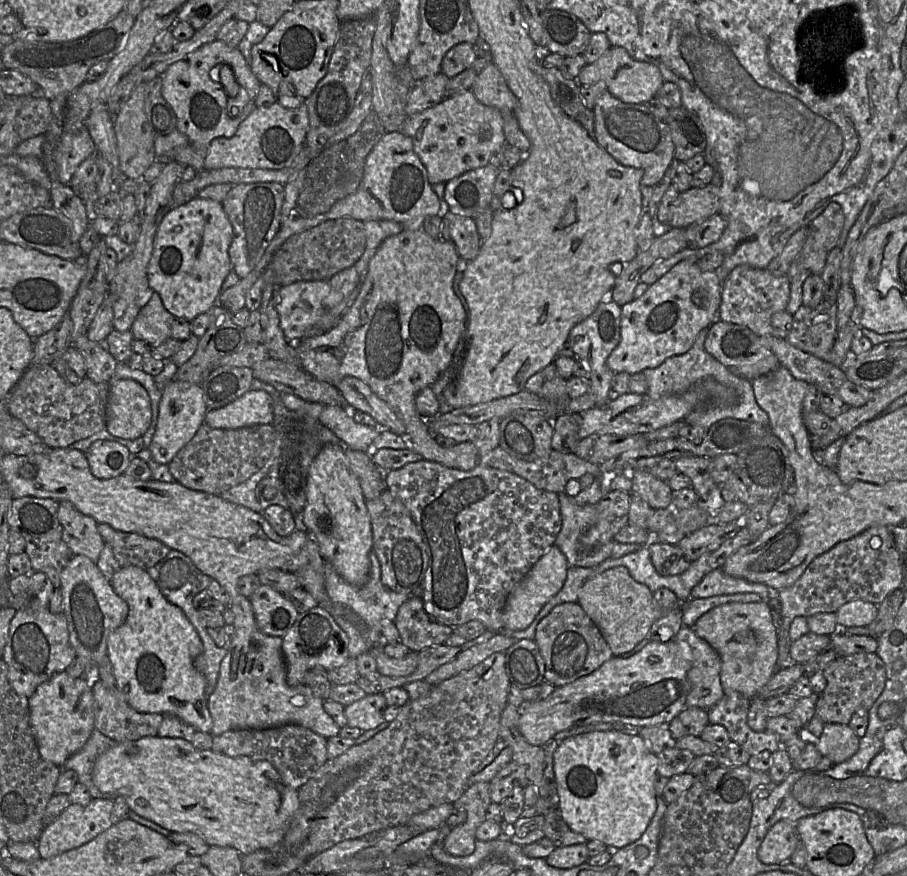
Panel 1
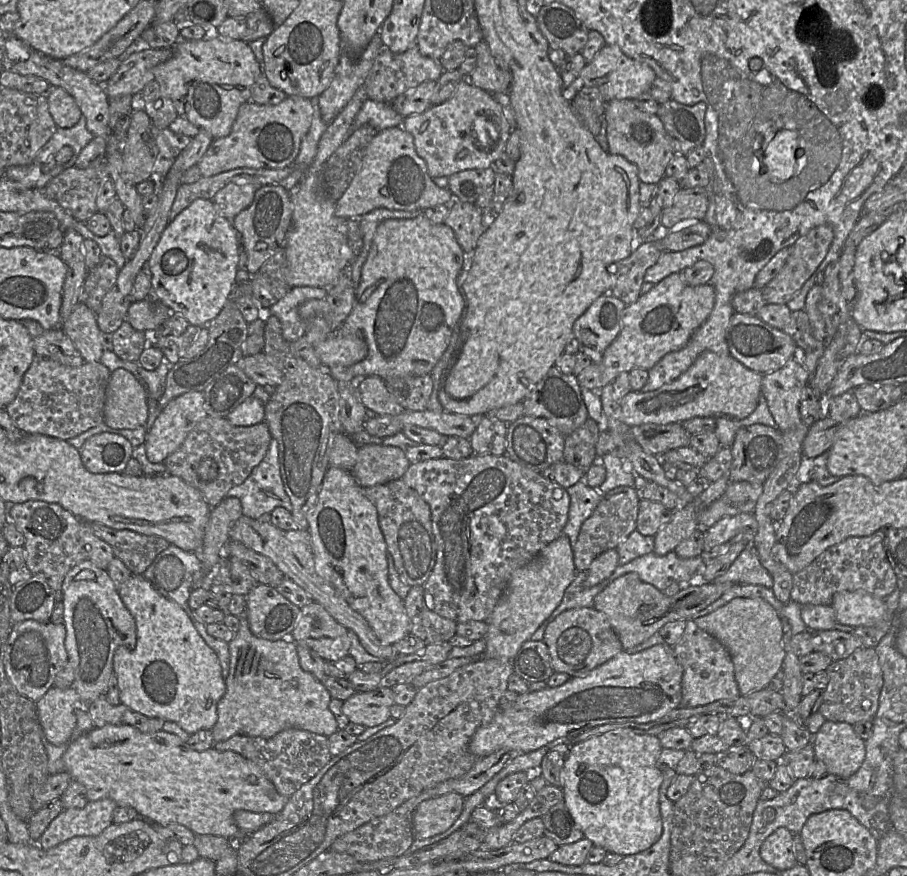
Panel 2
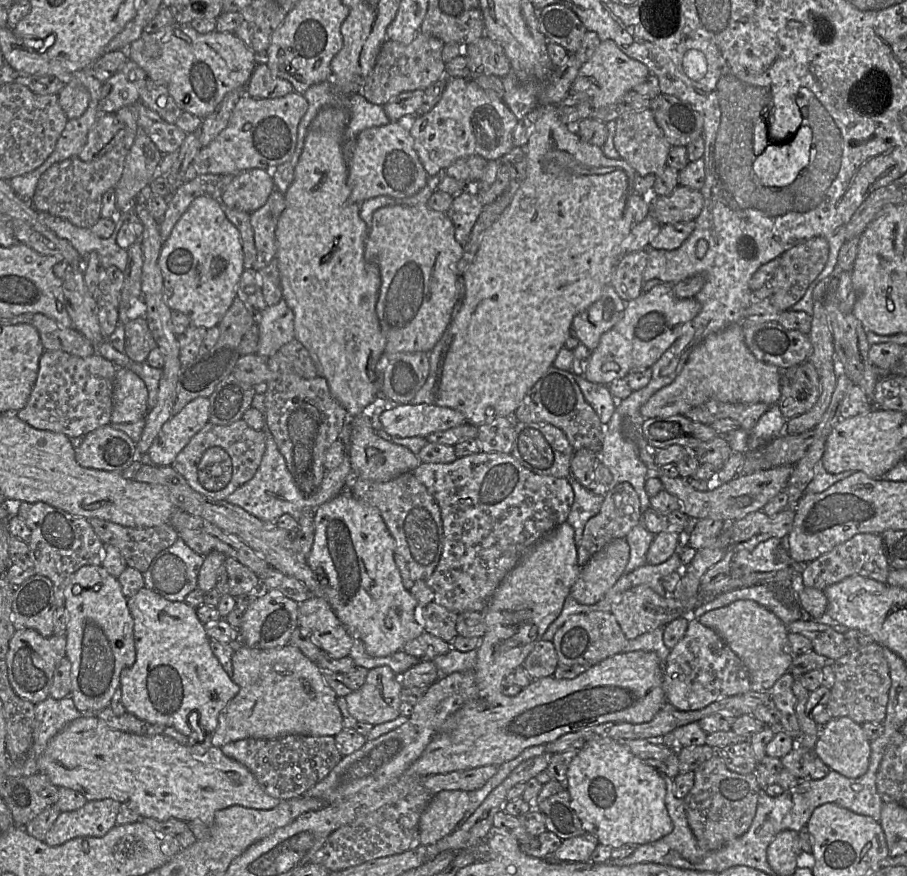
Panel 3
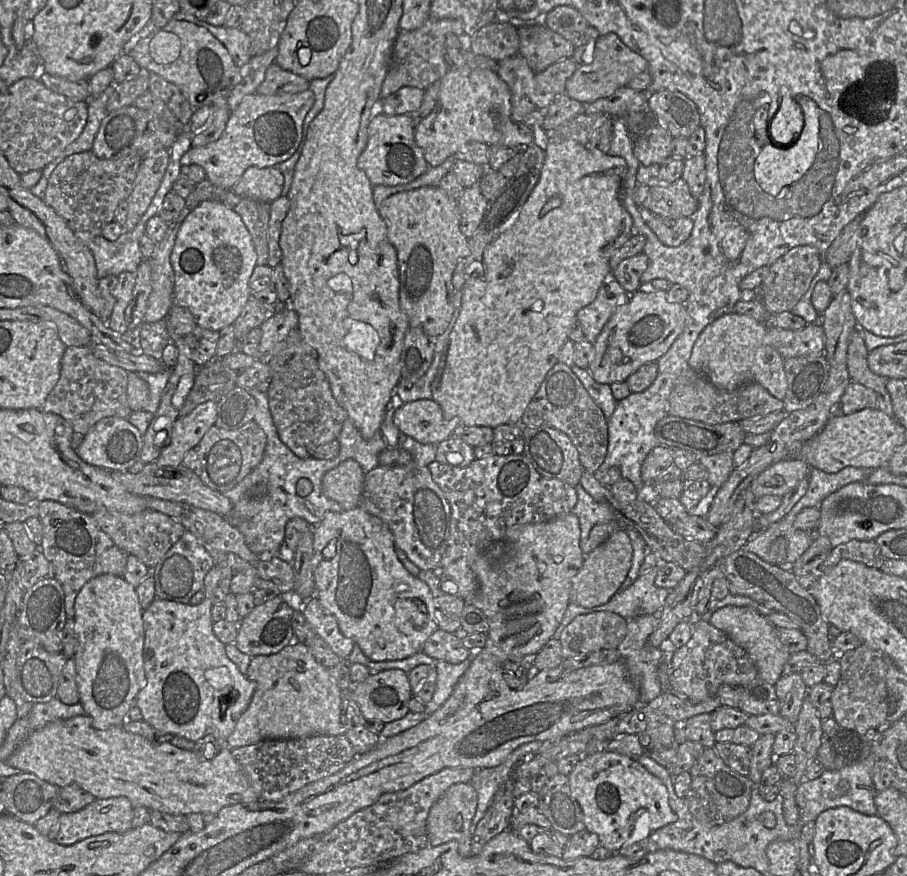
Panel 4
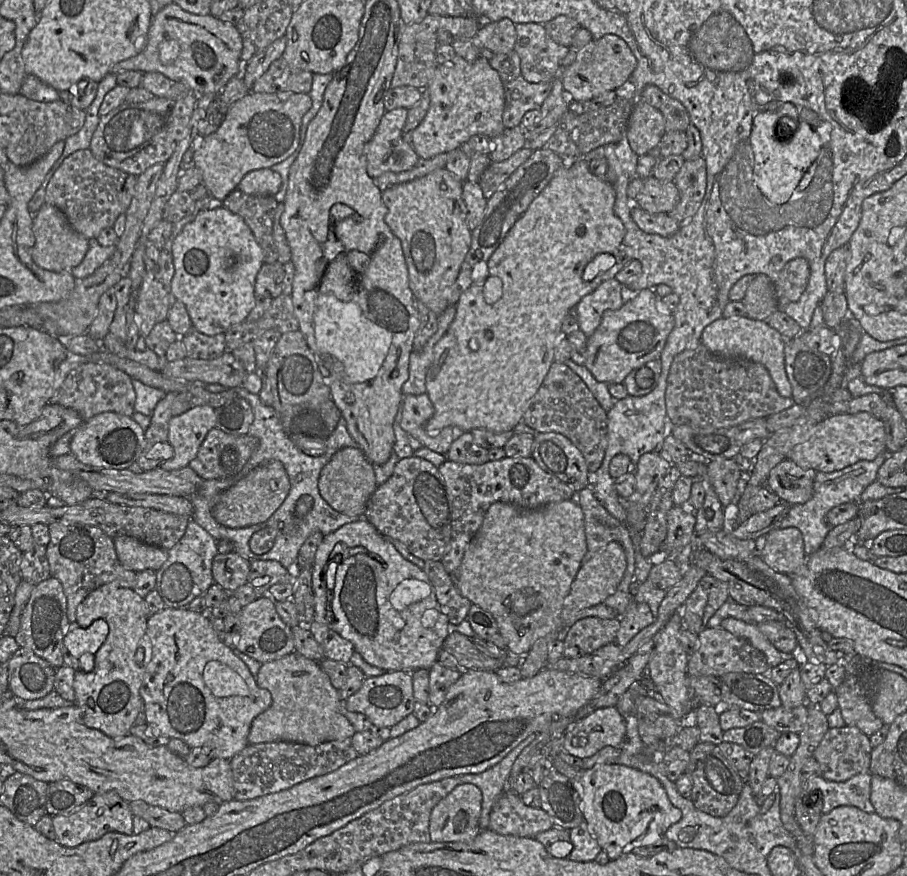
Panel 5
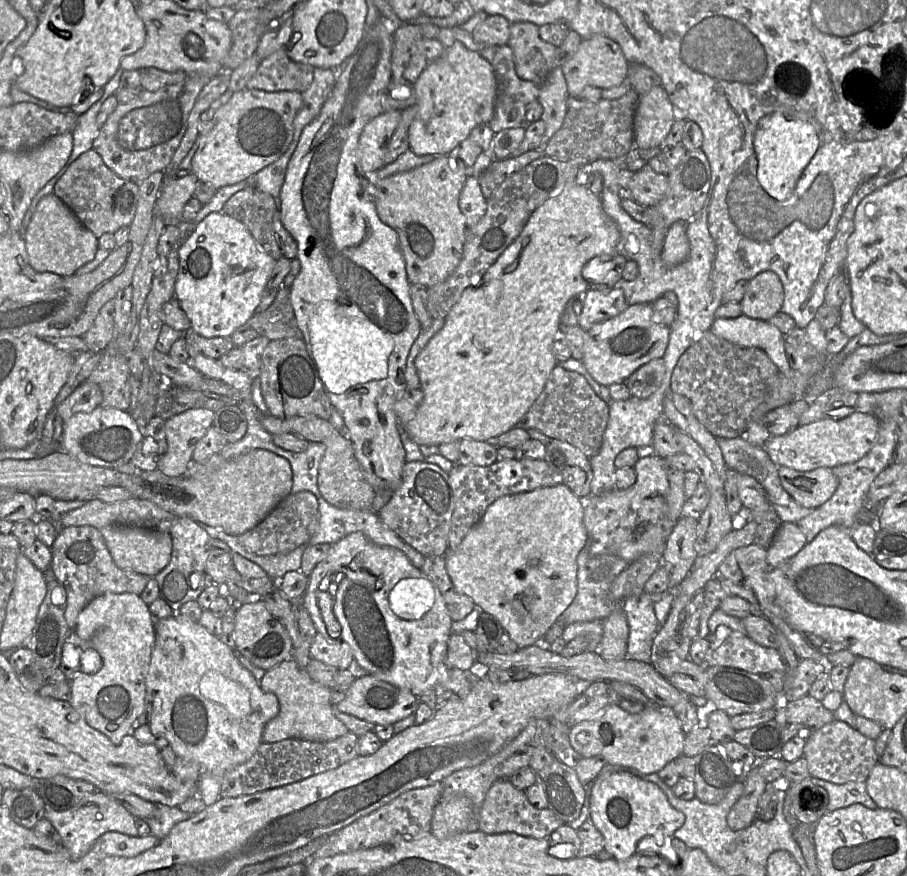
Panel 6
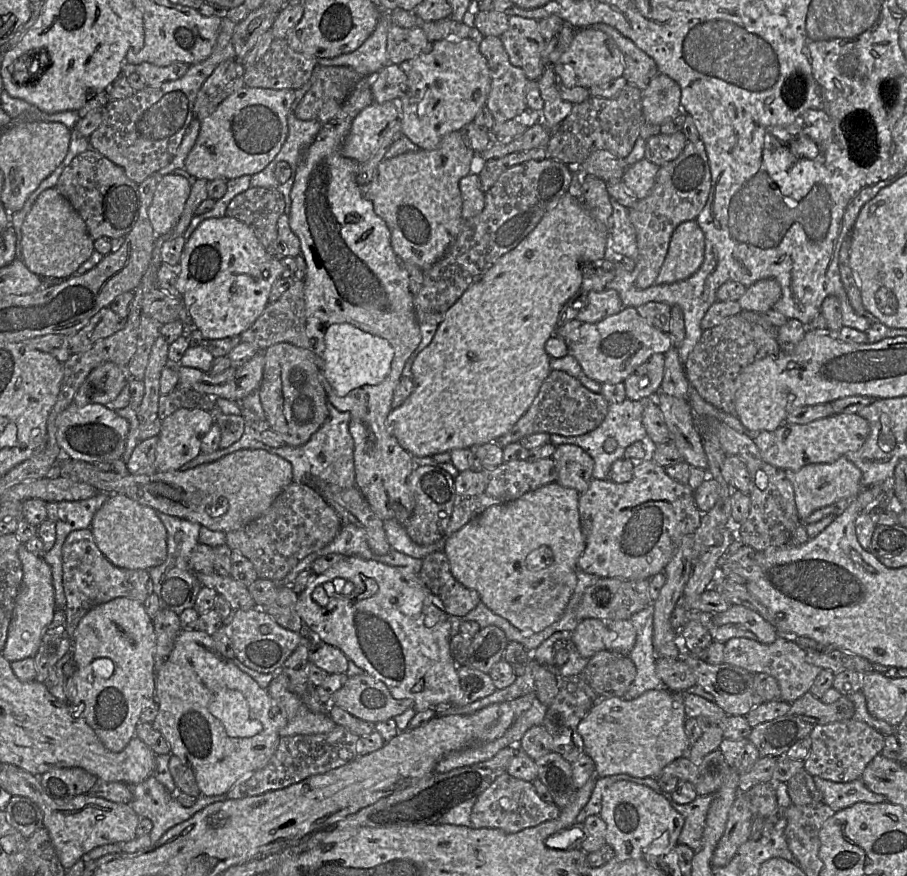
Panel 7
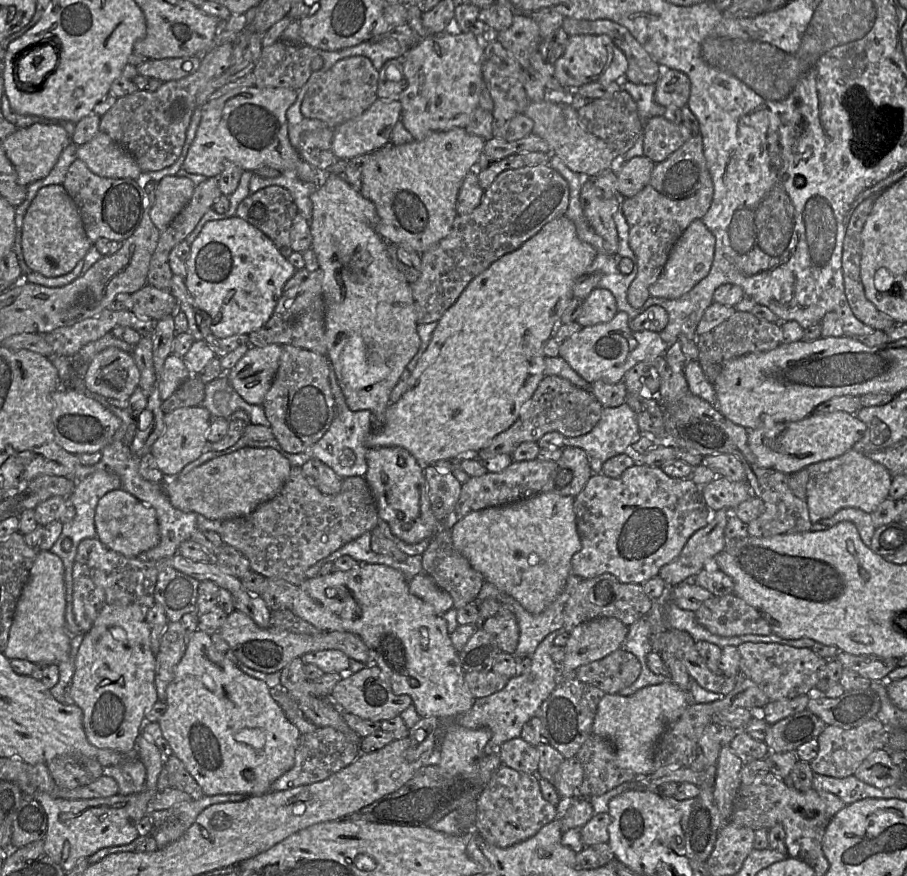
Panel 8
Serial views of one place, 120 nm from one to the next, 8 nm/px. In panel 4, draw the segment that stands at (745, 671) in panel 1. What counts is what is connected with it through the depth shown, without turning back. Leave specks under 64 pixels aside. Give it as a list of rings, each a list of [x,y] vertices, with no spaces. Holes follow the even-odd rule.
[[[725,606],[716,610],[710,617],[709,624],[725,633],[735,644],[740,646],[757,669],[757,676],[763,681],[775,685],[782,675],[782,670],[790,654],[777,635],[777,629],[750,607]]]

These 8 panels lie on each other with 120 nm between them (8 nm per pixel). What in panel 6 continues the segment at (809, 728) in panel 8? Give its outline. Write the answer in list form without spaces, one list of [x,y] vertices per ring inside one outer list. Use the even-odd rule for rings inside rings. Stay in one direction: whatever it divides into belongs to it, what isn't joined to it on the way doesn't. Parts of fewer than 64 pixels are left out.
[[[775,719],[736,731],[733,740],[748,748],[757,759],[780,756],[782,747],[797,734],[810,729],[800,724],[780,724]]]

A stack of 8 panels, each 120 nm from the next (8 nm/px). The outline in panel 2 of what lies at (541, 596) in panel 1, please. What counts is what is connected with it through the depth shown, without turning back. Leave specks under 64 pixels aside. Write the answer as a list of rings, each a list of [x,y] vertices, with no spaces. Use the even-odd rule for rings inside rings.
[[[561,534],[526,565],[516,569],[493,612],[485,621],[487,634],[483,657],[511,662],[523,643],[529,641],[539,626],[561,603],[566,588],[577,573],[574,550],[569,538]]]

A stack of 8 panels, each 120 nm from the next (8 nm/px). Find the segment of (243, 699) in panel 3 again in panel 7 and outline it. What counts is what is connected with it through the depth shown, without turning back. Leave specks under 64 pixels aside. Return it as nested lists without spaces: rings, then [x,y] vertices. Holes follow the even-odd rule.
[[[276,672],[267,692],[284,710],[287,724],[279,731],[280,737],[327,733],[336,727],[328,713],[311,712],[290,690],[285,674]]]

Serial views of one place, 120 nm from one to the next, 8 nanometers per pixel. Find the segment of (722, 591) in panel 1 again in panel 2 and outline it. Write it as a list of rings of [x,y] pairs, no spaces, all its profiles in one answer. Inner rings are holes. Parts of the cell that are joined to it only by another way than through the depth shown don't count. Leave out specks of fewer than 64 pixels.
[[[752,545],[745,548],[728,570],[714,579],[712,583],[721,584],[726,582],[735,585],[761,585],[767,588],[773,586],[772,576],[761,565],[757,551]]]

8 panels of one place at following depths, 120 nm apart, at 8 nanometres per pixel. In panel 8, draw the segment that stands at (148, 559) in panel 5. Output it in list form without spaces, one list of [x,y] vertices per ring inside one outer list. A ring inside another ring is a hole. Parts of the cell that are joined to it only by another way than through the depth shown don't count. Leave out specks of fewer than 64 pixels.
[[[122,489],[108,492],[98,501],[94,525],[96,538],[108,549],[126,557],[138,557],[160,541],[155,510]]]

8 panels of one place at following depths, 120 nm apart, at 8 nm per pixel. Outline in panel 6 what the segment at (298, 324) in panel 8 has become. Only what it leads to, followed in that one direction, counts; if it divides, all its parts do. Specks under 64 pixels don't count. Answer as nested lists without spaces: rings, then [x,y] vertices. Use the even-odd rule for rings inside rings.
[[[281,286],[274,302],[263,312],[255,313],[230,336],[235,347],[266,337],[270,341],[283,338],[303,339],[291,301],[291,289]]]

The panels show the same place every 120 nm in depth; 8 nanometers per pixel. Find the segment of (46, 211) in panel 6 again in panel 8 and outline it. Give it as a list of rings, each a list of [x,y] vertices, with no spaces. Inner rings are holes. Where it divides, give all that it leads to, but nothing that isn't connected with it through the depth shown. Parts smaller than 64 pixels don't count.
[[[62,184],[41,188],[31,201],[22,226],[22,252],[32,272],[45,277],[58,277],[71,272],[92,246],[79,210]]]

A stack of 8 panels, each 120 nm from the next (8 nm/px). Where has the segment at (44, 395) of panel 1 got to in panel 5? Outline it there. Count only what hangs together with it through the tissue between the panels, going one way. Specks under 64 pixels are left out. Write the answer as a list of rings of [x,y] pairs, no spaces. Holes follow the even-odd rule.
[[[86,362],[68,374],[60,389],[51,398],[50,403],[74,409],[83,420],[88,420],[103,412],[132,416],[135,412],[135,398],[132,378],[126,372],[110,364]]]

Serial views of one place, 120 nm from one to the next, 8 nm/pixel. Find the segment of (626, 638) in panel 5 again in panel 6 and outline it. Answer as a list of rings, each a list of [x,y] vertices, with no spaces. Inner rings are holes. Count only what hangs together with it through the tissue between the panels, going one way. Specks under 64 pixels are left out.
[[[643,592],[622,602],[629,626],[626,658],[650,663],[653,639],[659,630],[654,612],[656,597]]]

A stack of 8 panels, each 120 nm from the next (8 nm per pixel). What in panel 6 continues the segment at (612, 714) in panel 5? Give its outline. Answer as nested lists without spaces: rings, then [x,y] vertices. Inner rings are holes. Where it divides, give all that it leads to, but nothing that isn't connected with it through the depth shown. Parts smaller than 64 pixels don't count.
[[[610,704],[599,710],[593,718],[581,721],[570,731],[572,747],[584,758],[602,757],[608,764],[631,767],[642,774],[658,773],[666,764],[683,755],[686,733],[671,707],[646,705],[642,711],[631,714],[619,704]]]

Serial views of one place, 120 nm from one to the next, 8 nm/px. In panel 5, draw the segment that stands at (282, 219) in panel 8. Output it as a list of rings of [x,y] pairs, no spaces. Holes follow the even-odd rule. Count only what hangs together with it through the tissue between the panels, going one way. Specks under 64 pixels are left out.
[[[235,189],[222,205],[241,216],[253,232],[257,243],[263,250],[264,263],[278,260],[278,249],[273,238],[273,223],[278,202],[272,195],[248,195]]]

